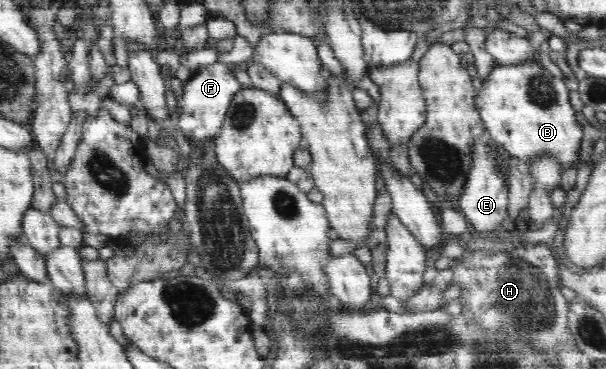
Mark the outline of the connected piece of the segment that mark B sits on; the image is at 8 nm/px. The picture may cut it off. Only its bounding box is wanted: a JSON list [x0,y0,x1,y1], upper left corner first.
[476,60,582,170]

